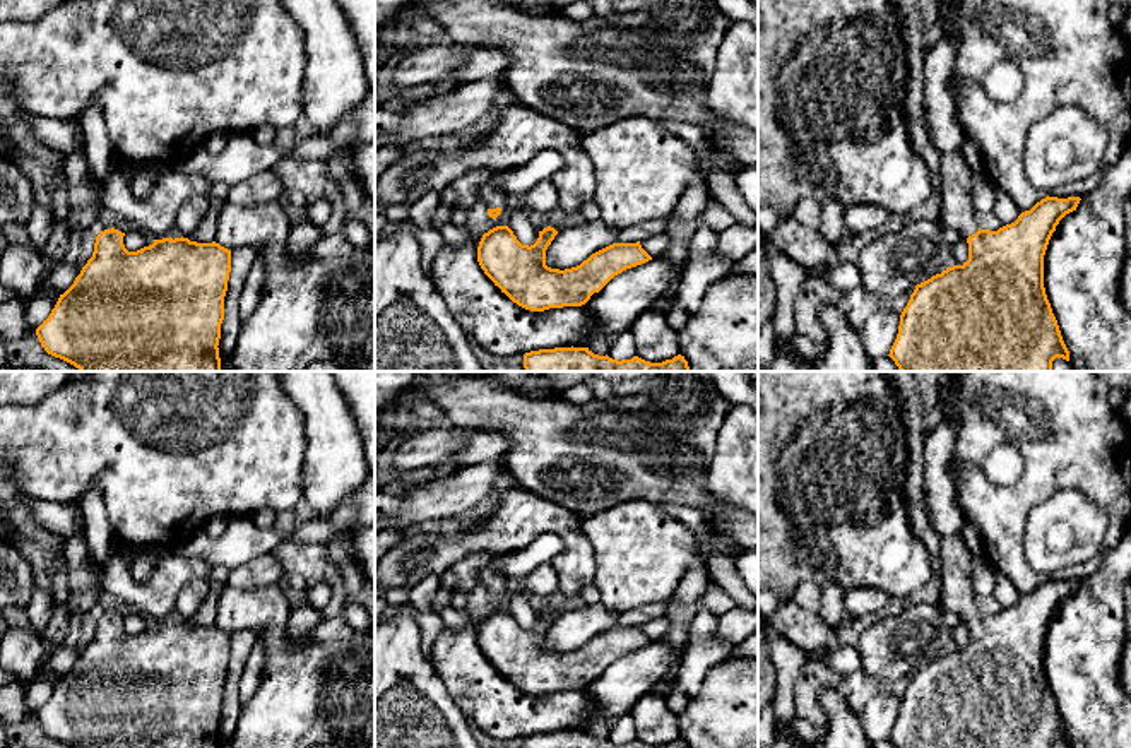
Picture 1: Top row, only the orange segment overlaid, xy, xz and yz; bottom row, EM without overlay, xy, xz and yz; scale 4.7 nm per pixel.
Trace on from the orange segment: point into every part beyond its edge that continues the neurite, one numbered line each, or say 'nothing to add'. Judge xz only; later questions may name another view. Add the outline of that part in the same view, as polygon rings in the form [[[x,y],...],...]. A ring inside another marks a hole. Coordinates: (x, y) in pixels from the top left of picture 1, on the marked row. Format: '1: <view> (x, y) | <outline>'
1: xz (491, 195) | [[[488,180],[479,190],[479,204],[488,209],[503,207],[510,197],[503,188]]]

